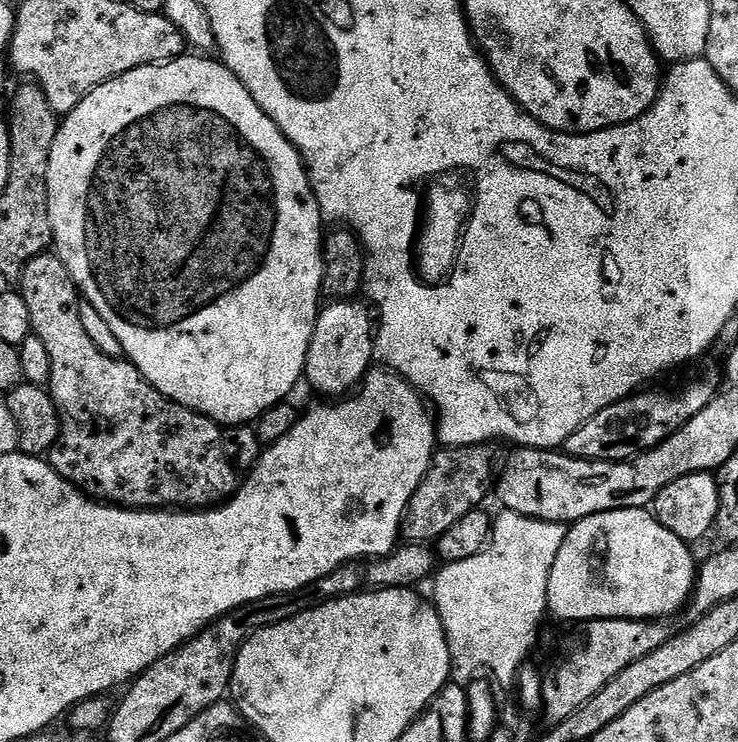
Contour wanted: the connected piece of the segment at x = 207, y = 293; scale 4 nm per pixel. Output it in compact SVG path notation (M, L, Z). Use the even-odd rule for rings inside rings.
M181 54L176 59L163 64L147 64L141 68L135 68L126 74L106 81L105 84L99 84L97 88L93 88L86 98L82 98L82 102L78 102L78 106L72 112L63 117L64 125L52 136L48 173L46 174L46 186L50 198L52 242L55 255L59 256L61 262L66 266L66 270L70 270L70 278L75 282L81 297L90 306L94 306L94 310L98 310L98 314L102 314L102 318L110 325L110 330L114 330L114 338L118 338L118 342L122 342L124 356L132 361L134 367L162 395L170 398L175 404L181 404L200 412L203 416L208 416L221 426L251 425L258 421L264 412L271 410L272 407L281 402L287 401L290 397L288 395L295 390L296 383L301 383L306 366L306 354L310 350L310 338L314 334L316 317L319 316L322 307L324 237L326 235L324 224L326 225L326 220L316 201L312 183L308 180L308 170L300 158L300 151L284 137L283 130L264 113L262 106L258 106L258 102L254 102L254 98L246 90L243 79L234 75L224 63L217 62L215 59L213 59L214 61L208 59L212 58L205 58L200 54Z

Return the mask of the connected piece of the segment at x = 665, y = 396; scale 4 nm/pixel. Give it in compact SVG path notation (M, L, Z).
M704 376L701 380L690 381L685 388L674 389L673 392L644 391L648 390L637 391L624 400L619 400L617 404L606 406L606 410L598 410L598 414L594 414L594 418L590 418L582 426L578 426L578 430L574 430L574 434L570 434L570 438L566 438L566 442L562 446L563 451L579 460L631 460L633 456L649 452L651 448L658 446L666 438L670 438L670 434L682 430L682 426L686 426L690 422L690 418L694 418L694 414L702 414L702 410L706 410L706 406L710 406L710 402L716 397L718 391L718 380L717 377L715 380L712 376Z

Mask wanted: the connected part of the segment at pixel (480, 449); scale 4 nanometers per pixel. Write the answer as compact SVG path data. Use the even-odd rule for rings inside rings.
M471 444L461 448L441 447L432 457L428 474L404 511L402 536L408 542L435 542L466 514L477 511L494 488L491 447Z

